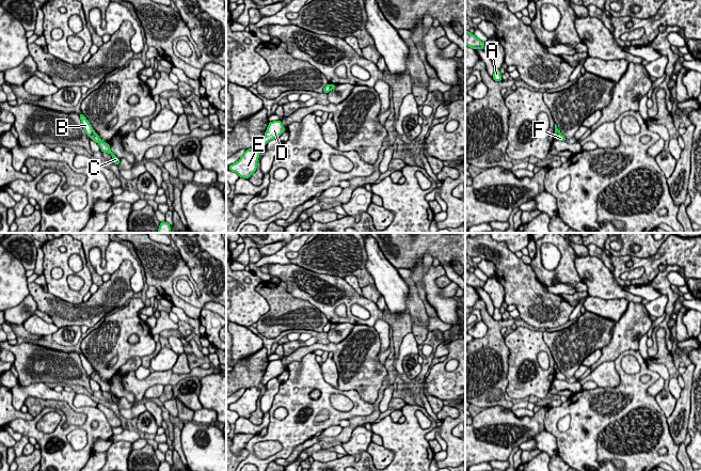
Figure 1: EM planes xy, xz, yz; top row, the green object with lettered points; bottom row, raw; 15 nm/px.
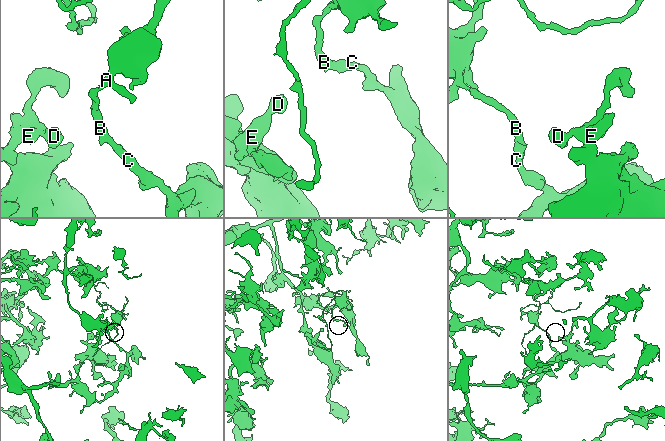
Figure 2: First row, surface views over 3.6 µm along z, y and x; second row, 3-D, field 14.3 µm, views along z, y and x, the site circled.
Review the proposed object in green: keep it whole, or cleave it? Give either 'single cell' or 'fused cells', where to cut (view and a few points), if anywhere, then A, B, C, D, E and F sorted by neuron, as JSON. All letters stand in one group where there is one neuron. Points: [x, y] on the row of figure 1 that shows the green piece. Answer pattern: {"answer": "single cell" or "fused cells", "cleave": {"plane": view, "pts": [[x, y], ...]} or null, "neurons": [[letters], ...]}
{"answer": "fused cells", "cleave": {"plane": "xy", "pts": [[94, 131], [90, 136]]}, "neurons": [["A", "B"], ["C", "D", "E", "F"]]}

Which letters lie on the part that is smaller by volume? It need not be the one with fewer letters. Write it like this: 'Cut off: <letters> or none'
Cut off: A, B

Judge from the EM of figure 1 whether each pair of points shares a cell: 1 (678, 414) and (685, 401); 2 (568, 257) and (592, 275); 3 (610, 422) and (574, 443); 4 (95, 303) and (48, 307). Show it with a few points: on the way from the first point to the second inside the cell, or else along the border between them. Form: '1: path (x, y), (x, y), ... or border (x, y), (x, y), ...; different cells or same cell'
1: path (681, 411), (683, 404); same cell
2: border (575, 255), (574, 267), (580, 280); different cells
3: path (602, 429), (588, 443), (583, 443); same cell
4: path (83, 311), (60, 311); same cell

